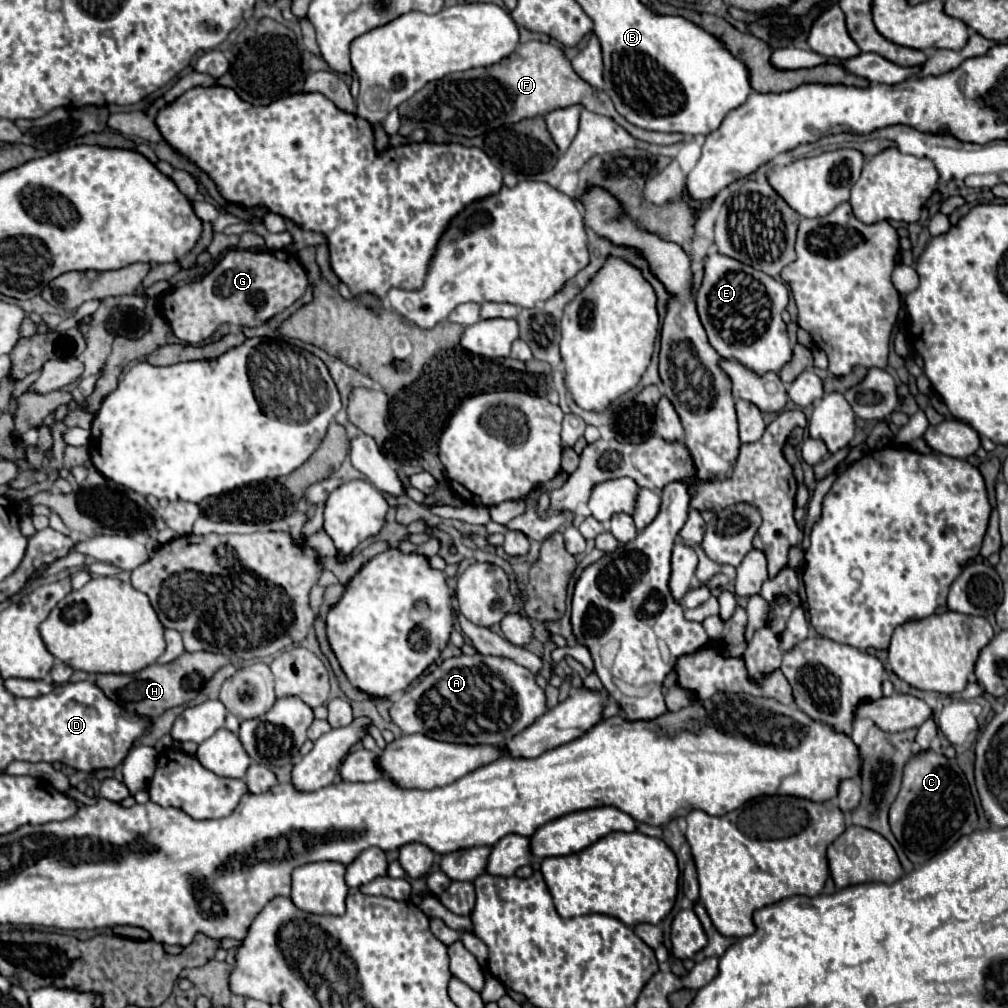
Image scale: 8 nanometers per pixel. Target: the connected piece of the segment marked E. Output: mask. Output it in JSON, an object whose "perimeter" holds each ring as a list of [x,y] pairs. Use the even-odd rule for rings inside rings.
{"perimeter":[[[716,250],[708,252],[702,286],[696,292],[696,308],[708,342],[720,356],[734,358],[756,374],[778,372],[792,354],[786,324],[780,316],[786,304],[786,284]]]}

